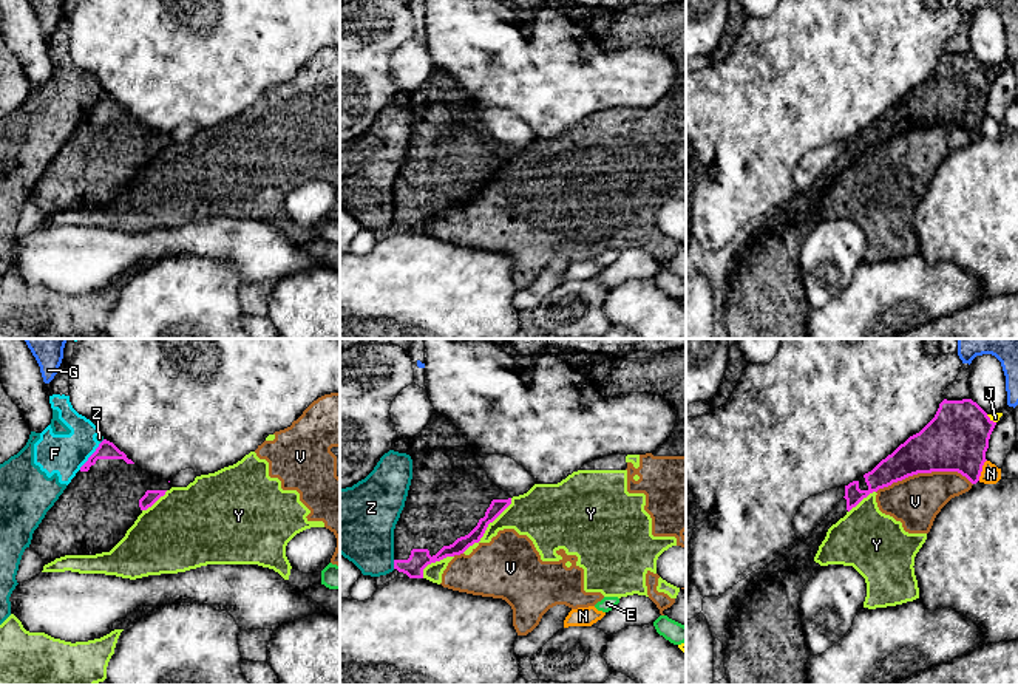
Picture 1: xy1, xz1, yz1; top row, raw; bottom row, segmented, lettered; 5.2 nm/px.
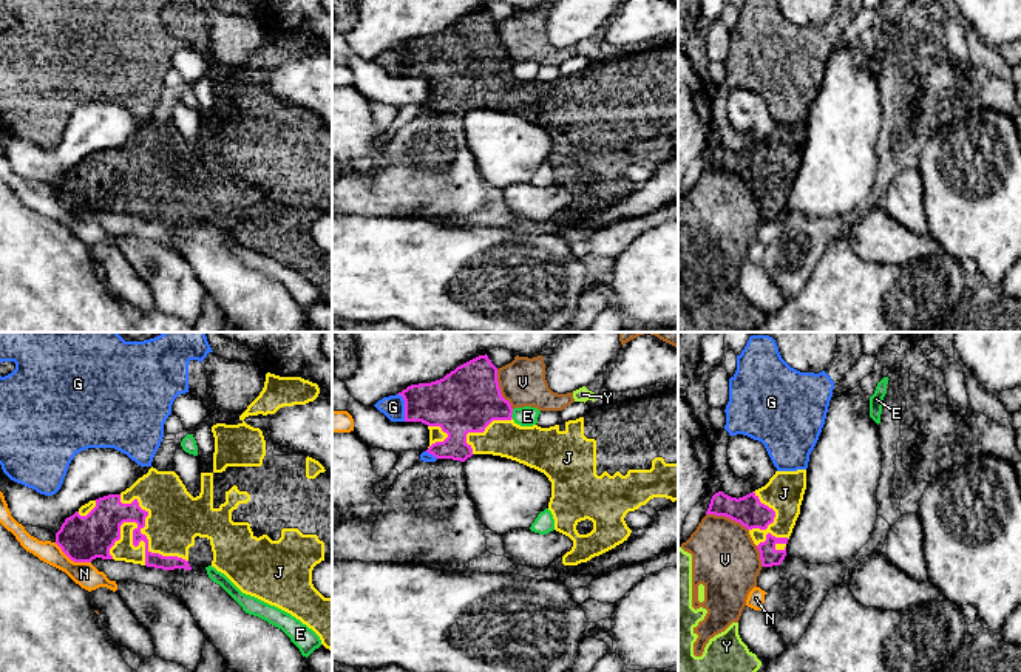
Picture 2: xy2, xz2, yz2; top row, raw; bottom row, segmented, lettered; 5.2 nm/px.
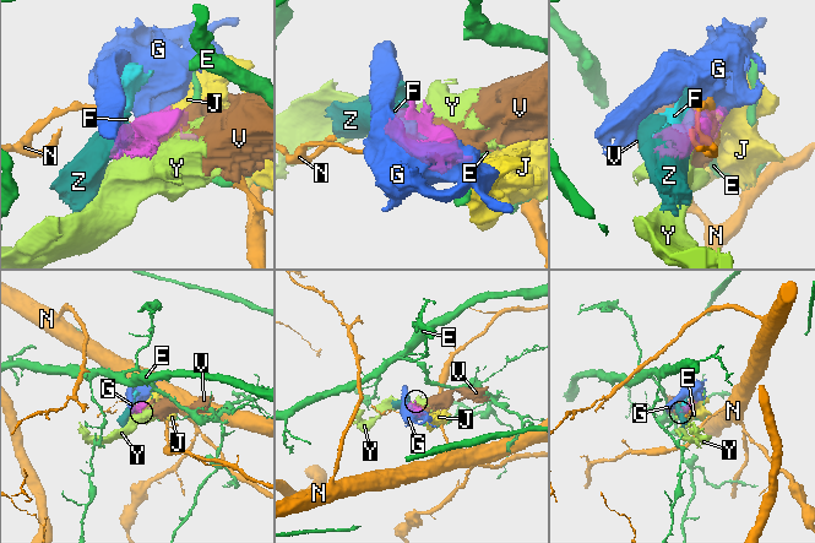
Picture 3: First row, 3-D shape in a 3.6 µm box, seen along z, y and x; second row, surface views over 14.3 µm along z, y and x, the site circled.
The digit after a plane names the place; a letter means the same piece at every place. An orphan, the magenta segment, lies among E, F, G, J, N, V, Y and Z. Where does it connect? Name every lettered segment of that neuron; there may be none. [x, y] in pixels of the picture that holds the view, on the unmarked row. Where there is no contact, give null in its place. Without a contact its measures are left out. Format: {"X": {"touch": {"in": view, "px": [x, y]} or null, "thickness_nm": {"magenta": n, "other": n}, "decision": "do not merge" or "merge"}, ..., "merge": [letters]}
{"E": {"touch": {"in": "xz2", "px": [512, 67]}, "thickness_nm": {"magenta": 340, "other": 110}, "decision": "do not merge"}, "F": {"touch": {"in": "xy1", "px": [90, 110]}, "thickness_nm": {"magenta": 100, "other": 200}, "decision": "do not merge"}, "G": {"touch": {"in": "xz2", "px": [405, 61]}, "thickness_nm": {"magenta": 280, "other": 120}, "decision": "do not merge"}, "J": {"touch": {"in": "xy2", "px": [141, 187]}, "thickness_nm": {"magenta": 220, "other": 280}, "decision": "merge"}, "N": {"touch": {"in": "xy2", "px": [73, 213]}, "thickness_nm": {"magenta": 240, "other": 130}, "decision": "do not merge"}, "V": {"touch": {"in": "yz1", "px": [924, 126]}, "thickness_nm": {"magenta": 320, "other": 260}, "decision": "do not merge"}, "Y": {"touch": {"in": "xz1", "px": [487, 180]}, "thickness_nm": {"magenta": 80, "other": 240}, "decision": "do not merge"}, "Z": {"touch": {"in": "xz1", "px": [394, 218]}, "thickness_nm": {"magenta": 110, "other": 340}, "decision": "do not merge"}, "merge": ["J"]}

